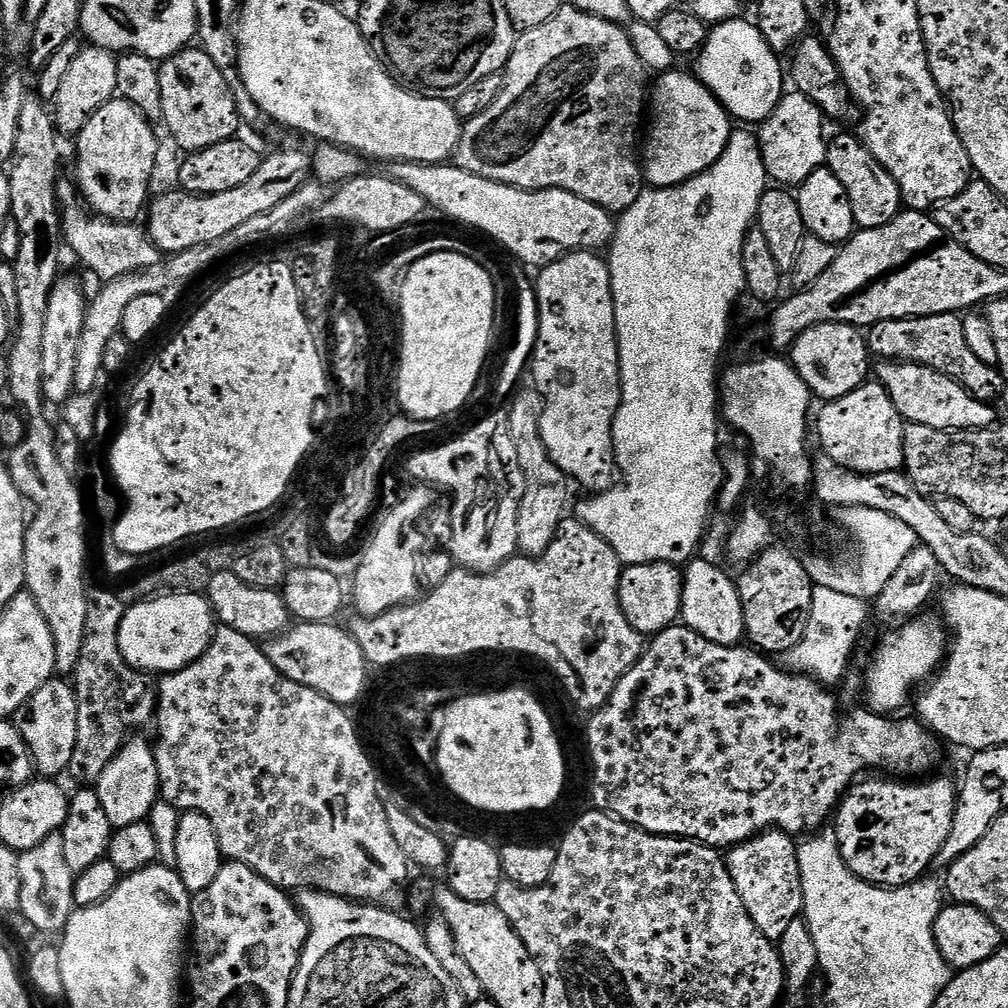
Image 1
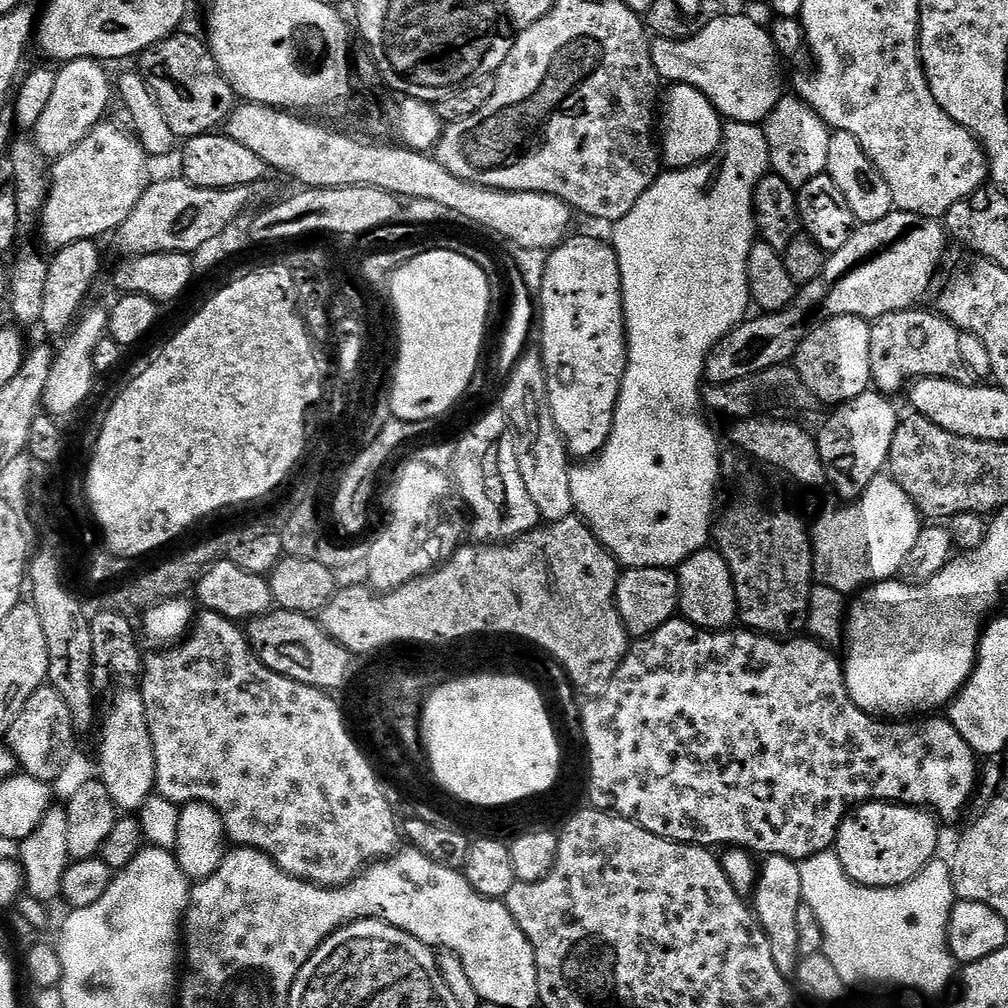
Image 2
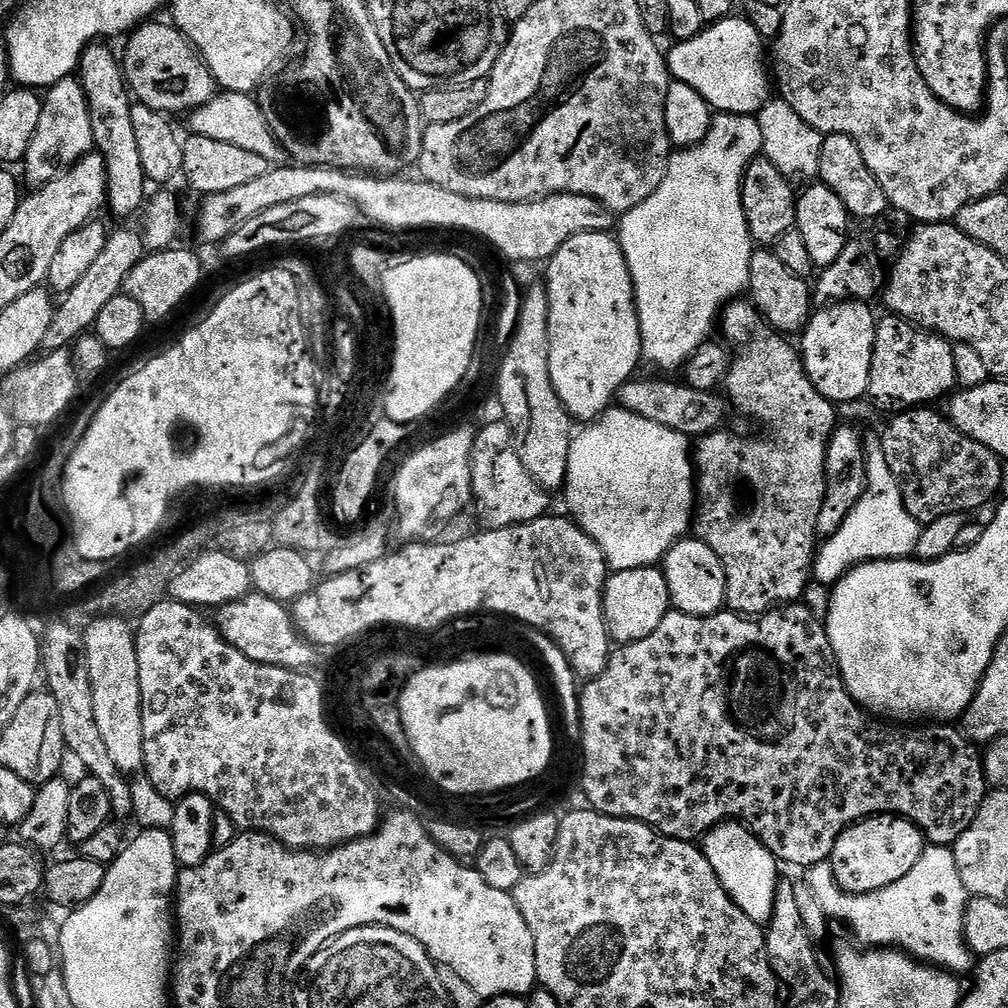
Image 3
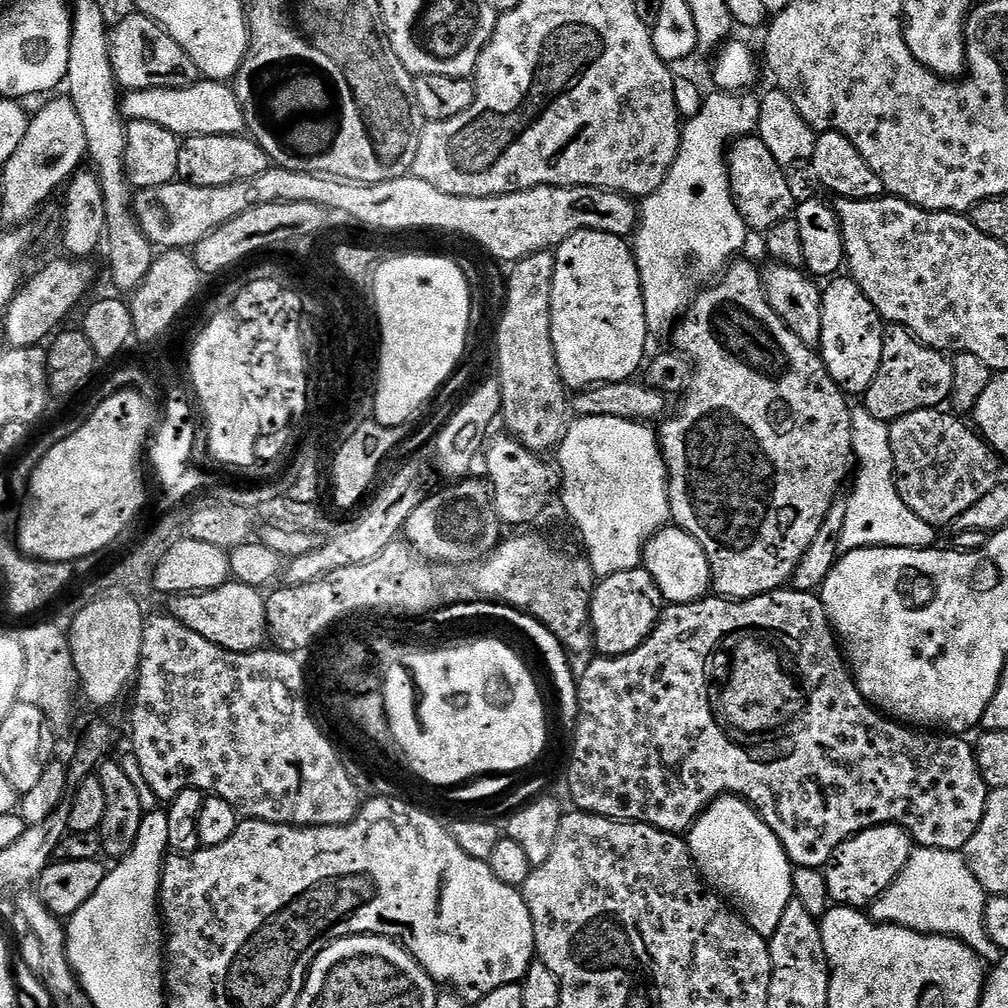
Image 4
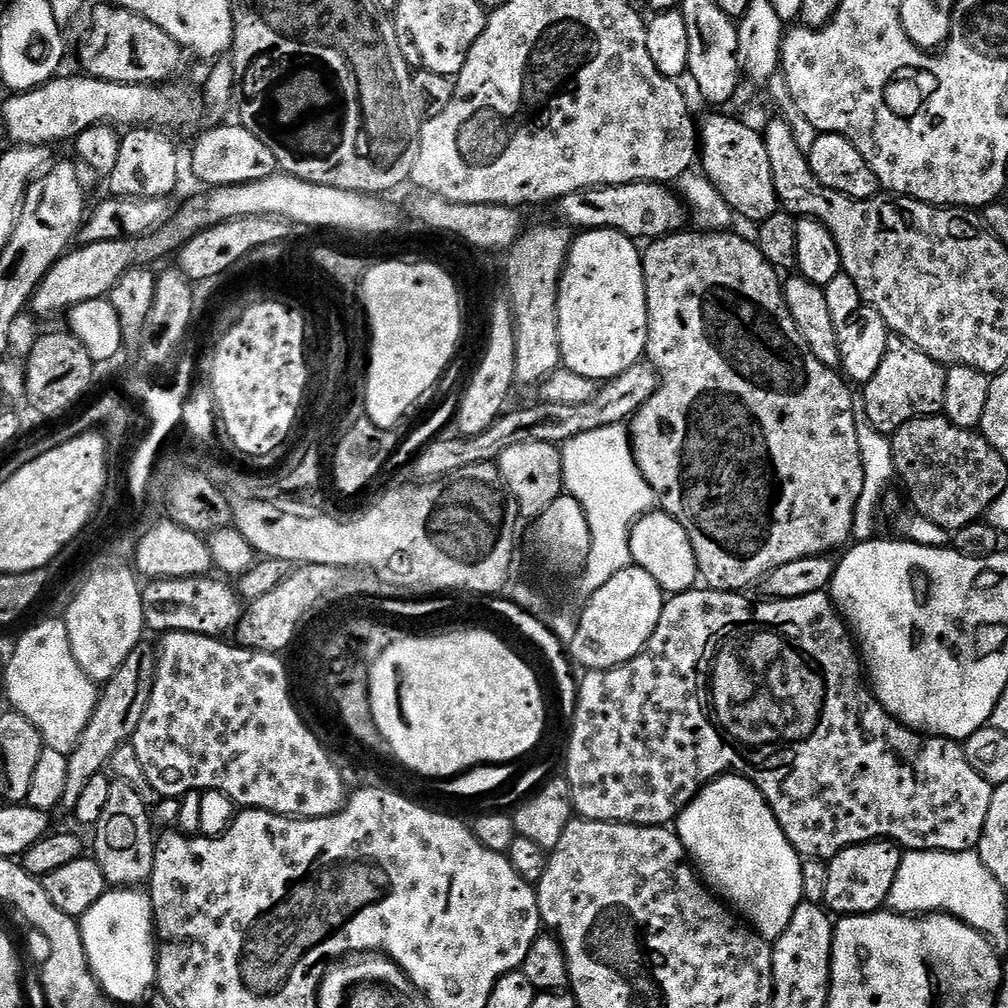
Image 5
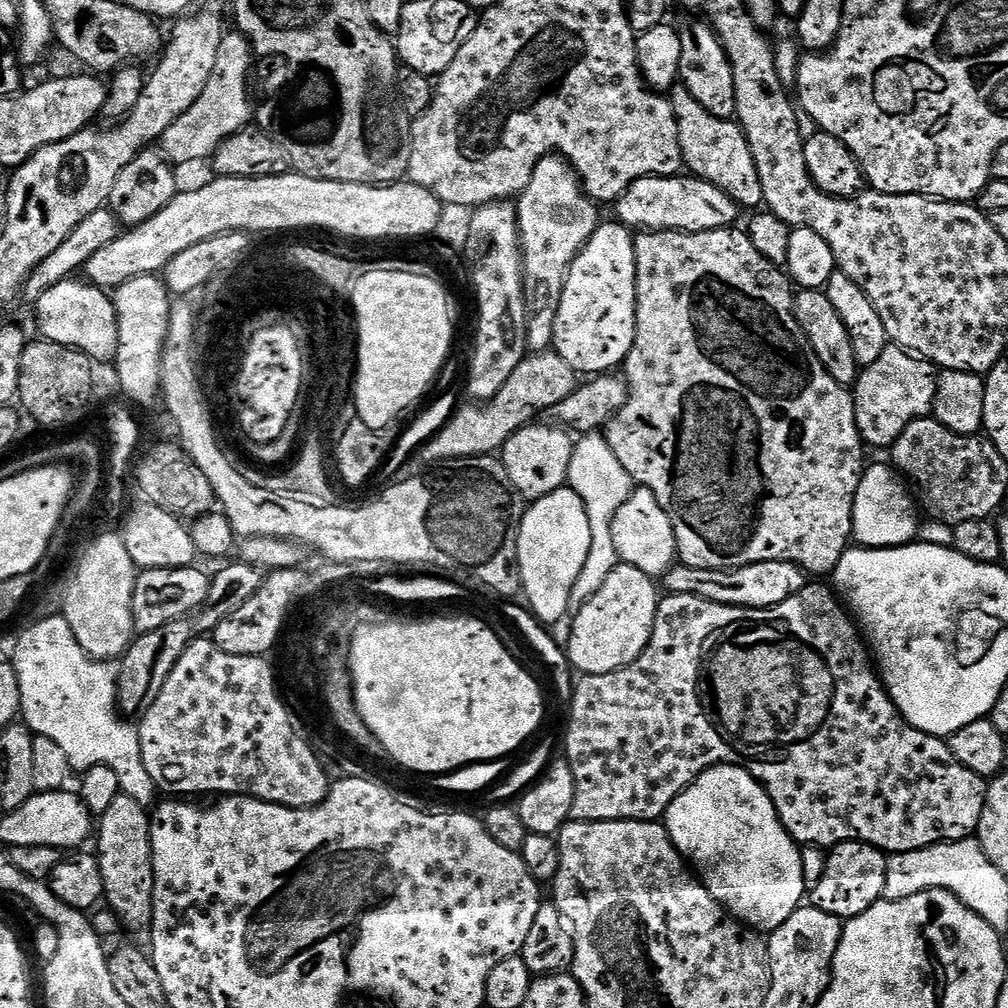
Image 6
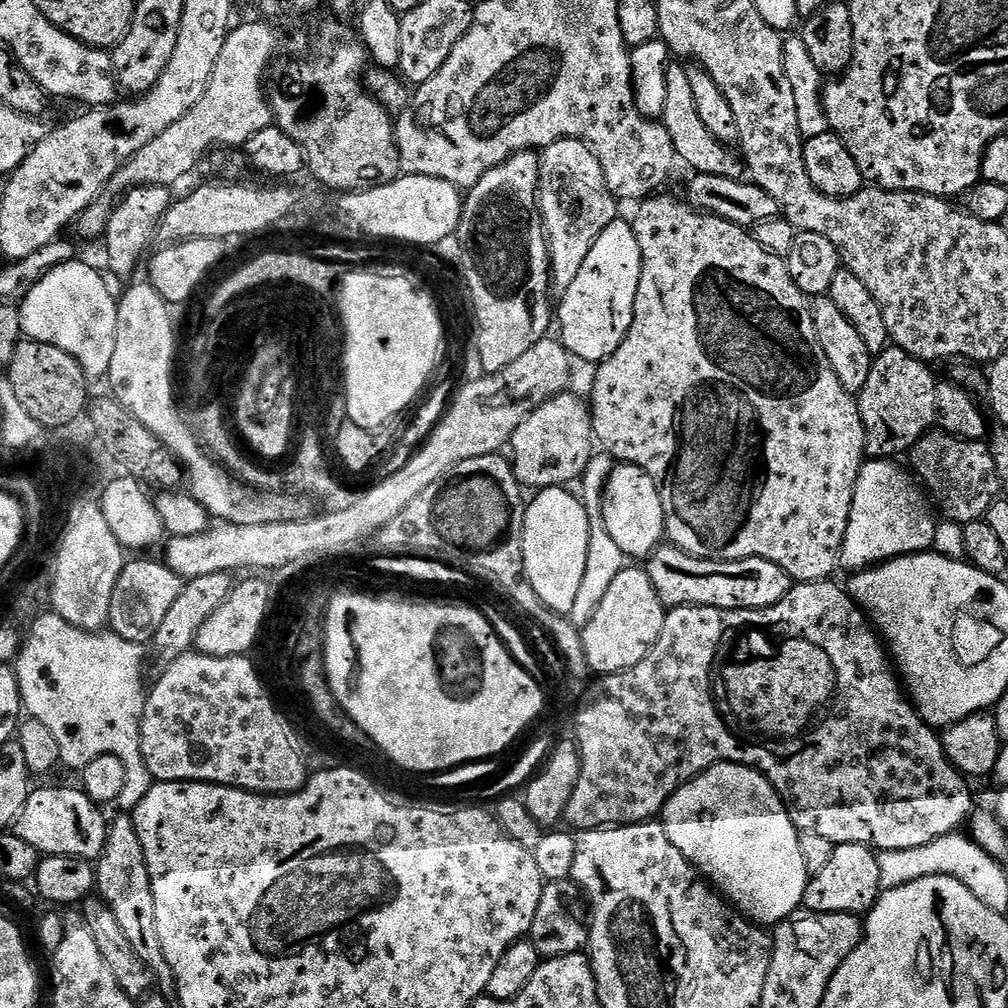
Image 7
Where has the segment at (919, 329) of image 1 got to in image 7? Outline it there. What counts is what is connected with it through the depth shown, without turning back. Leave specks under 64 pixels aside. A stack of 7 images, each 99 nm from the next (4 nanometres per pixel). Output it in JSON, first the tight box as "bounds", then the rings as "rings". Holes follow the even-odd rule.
{"bounds":[858,346,938,458],"rings":[[[889,346],[883,352],[875,353],[872,365],[870,366],[870,378],[866,378],[866,386],[862,386],[858,403],[860,405],[860,421],[864,424],[864,451],[872,458],[896,458],[896,455],[907,453],[908,449],[920,439],[925,436],[928,431],[937,423],[936,419],[936,386],[938,383],[937,377],[932,377],[932,372],[925,361],[914,358],[910,354],[906,354],[906,350],[895,346]]]}

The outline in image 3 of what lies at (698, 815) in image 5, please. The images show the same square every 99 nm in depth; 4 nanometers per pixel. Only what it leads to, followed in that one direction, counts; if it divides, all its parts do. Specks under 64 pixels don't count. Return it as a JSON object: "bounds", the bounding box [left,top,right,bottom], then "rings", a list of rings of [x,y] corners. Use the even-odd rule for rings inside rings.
{"bounds":[702,822,782,926],"rings":[[[725,822],[711,828],[702,838],[702,851],[710,866],[714,866],[718,882],[722,882],[726,894],[730,894],[742,914],[746,914],[750,922],[767,926],[774,914],[776,887],[782,882],[776,855],[766,850],[764,843],[739,822]]]}

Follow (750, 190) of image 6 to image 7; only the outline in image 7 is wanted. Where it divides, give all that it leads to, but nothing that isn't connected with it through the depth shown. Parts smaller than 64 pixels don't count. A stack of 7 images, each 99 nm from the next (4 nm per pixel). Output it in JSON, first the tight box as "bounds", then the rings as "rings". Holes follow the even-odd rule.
{"bounds":[662,62,741,178],"rings":[[[680,62],[669,63],[666,69],[666,110],[662,123],[666,134],[670,134],[670,142],[674,142],[677,157],[683,163],[685,160],[693,168],[693,173],[722,178],[736,178],[741,175],[741,157],[729,145],[717,144],[714,134],[710,134],[702,118],[698,118],[698,106],[694,106],[694,94],[690,94],[688,68]]]}

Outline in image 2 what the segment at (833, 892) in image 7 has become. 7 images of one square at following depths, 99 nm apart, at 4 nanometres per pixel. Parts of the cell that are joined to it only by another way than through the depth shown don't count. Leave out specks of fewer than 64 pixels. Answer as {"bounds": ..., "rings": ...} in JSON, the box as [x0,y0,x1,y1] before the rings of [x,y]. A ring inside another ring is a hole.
{"bounds":[834,800,940,888],"rings":[[[873,800],[853,807],[840,824],[834,851],[846,874],[867,888],[893,888],[913,880],[937,855],[940,828],[935,815],[908,804]]]}

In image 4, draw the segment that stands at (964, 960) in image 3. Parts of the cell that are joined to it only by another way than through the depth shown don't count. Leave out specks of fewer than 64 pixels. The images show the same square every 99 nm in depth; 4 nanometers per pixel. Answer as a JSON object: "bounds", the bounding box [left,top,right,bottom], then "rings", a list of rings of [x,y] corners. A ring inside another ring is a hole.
{"bounds":[870,847,1002,966],"rings":[[[913,847],[908,865],[890,887],[870,906],[873,920],[881,924],[897,924],[929,936],[949,936],[975,950],[985,965],[994,966],[1002,955],[988,936],[984,907],[989,893],[974,878],[968,861],[960,852],[937,848]]]}

